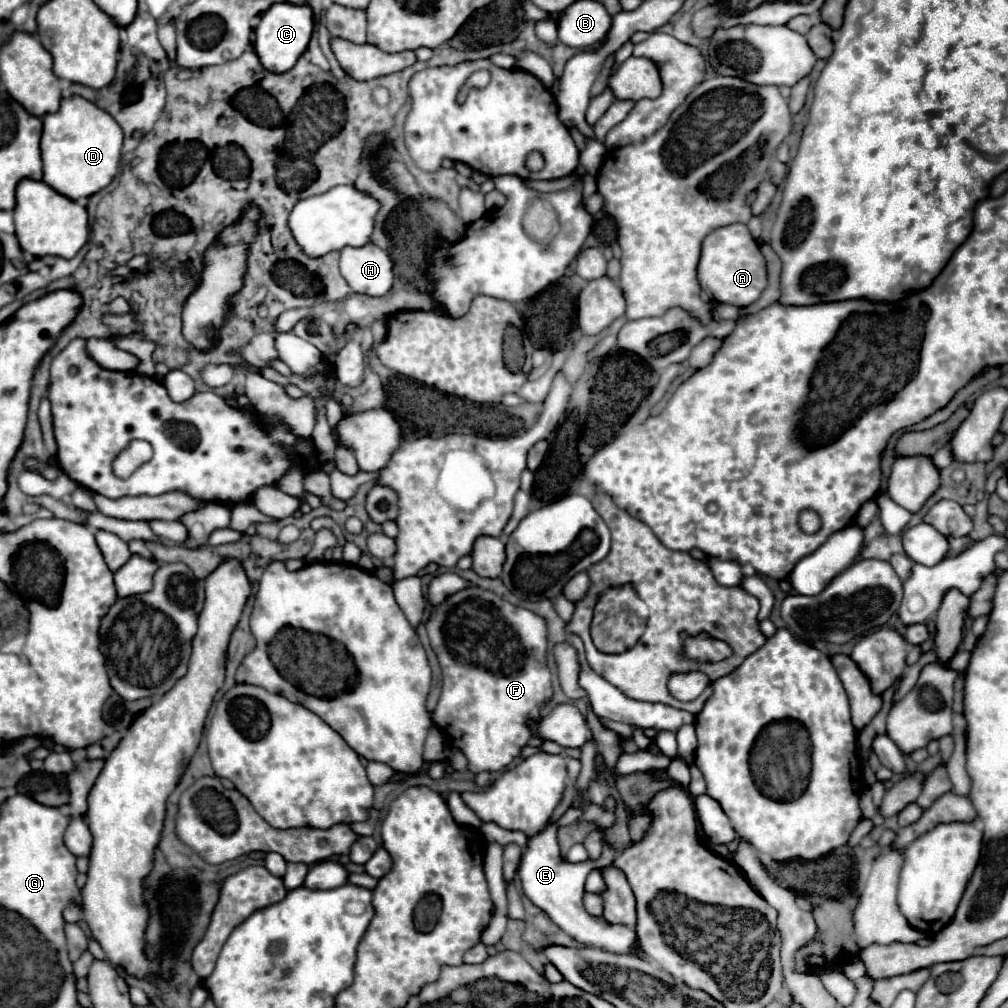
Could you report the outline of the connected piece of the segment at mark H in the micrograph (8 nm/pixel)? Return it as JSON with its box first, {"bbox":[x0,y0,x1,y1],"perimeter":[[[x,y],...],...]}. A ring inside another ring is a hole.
{"bbox":[341,244,393,296],"perimeter":[[[367,244],[341,250],[341,274],[353,292],[383,296],[393,286],[393,262],[387,250]]]}

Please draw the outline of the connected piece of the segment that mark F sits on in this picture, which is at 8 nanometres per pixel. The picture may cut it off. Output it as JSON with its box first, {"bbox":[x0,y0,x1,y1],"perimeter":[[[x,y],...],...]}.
{"bbox":[427,586,553,774],"perimeter":[[[469,586],[433,608],[427,632],[443,670],[443,688],[439,704],[433,712],[433,722],[449,736],[451,746],[459,748],[467,756],[469,770],[473,774],[483,770],[505,770],[531,738],[531,730],[525,724],[527,718],[539,718],[543,702],[547,702],[553,694],[551,672],[545,660],[545,620],[525,608],[509,604],[489,590]]]}

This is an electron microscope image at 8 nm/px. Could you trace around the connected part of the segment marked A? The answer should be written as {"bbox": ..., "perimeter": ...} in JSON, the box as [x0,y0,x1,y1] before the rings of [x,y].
{"bbox":[699,224,767,306],"perimeter":[[[731,224],[711,232],[703,240],[701,260],[699,260],[699,282],[713,294],[717,302],[727,302],[733,306],[749,306],[767,286],[765,258],[759,252],[757,242],[751,238],[745,224]]]}

